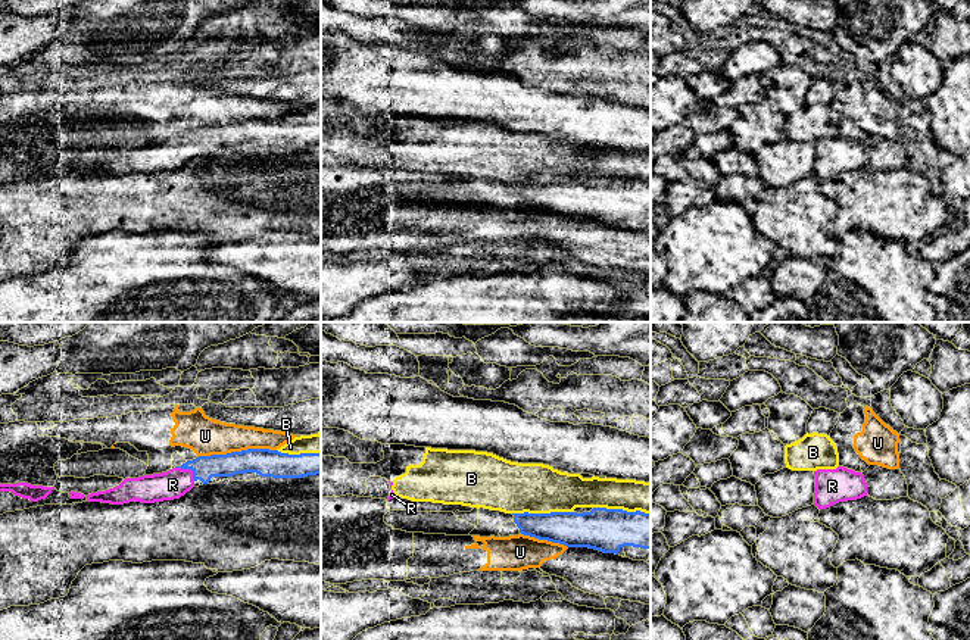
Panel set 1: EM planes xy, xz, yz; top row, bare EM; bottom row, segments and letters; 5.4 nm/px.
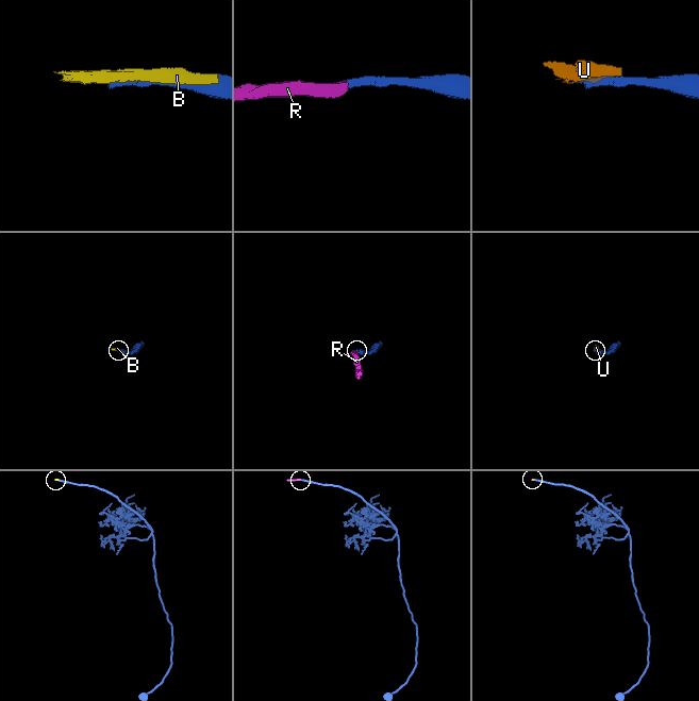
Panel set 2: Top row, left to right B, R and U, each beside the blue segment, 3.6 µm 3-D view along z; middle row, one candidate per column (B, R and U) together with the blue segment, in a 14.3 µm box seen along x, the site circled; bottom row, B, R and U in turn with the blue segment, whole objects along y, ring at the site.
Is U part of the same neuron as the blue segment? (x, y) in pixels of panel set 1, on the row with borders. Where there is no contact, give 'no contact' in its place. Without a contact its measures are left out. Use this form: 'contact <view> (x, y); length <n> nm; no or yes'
contact xy (237, 452); length 420 nm; no

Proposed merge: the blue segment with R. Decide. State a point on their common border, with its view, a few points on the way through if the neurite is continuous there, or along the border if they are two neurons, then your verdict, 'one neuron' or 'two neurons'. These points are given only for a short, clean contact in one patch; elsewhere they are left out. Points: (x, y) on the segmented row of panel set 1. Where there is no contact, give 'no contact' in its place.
xy (189, 468) | across xy (203, 468), (189, 468), (172, 484) | one neuron

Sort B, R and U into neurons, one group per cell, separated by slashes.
B / R / U

